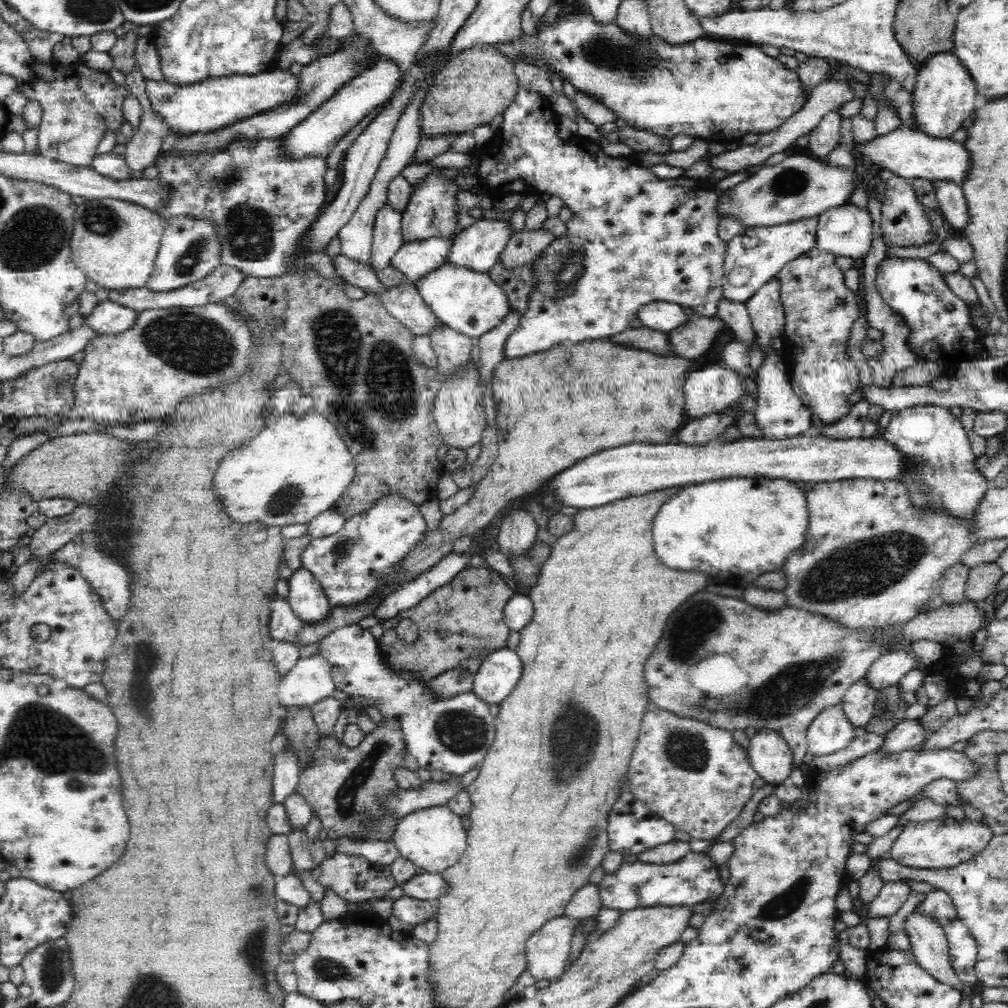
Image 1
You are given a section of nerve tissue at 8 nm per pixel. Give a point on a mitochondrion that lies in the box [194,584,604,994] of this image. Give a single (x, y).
(348, 801)

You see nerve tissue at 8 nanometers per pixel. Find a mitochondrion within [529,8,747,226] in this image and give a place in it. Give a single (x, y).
(601, 48)

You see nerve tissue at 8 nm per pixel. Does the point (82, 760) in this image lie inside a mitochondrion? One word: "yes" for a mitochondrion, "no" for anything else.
yes

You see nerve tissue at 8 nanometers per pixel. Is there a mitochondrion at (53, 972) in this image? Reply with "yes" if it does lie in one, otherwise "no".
yes

